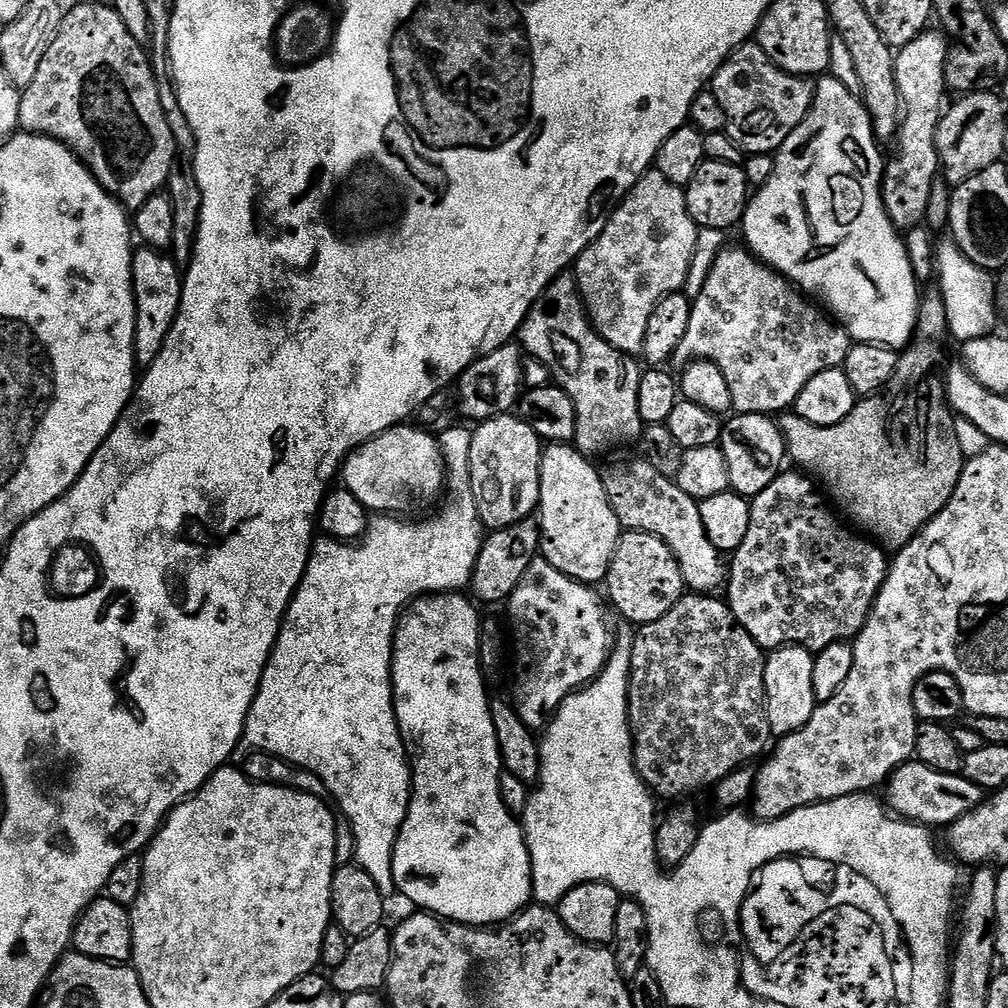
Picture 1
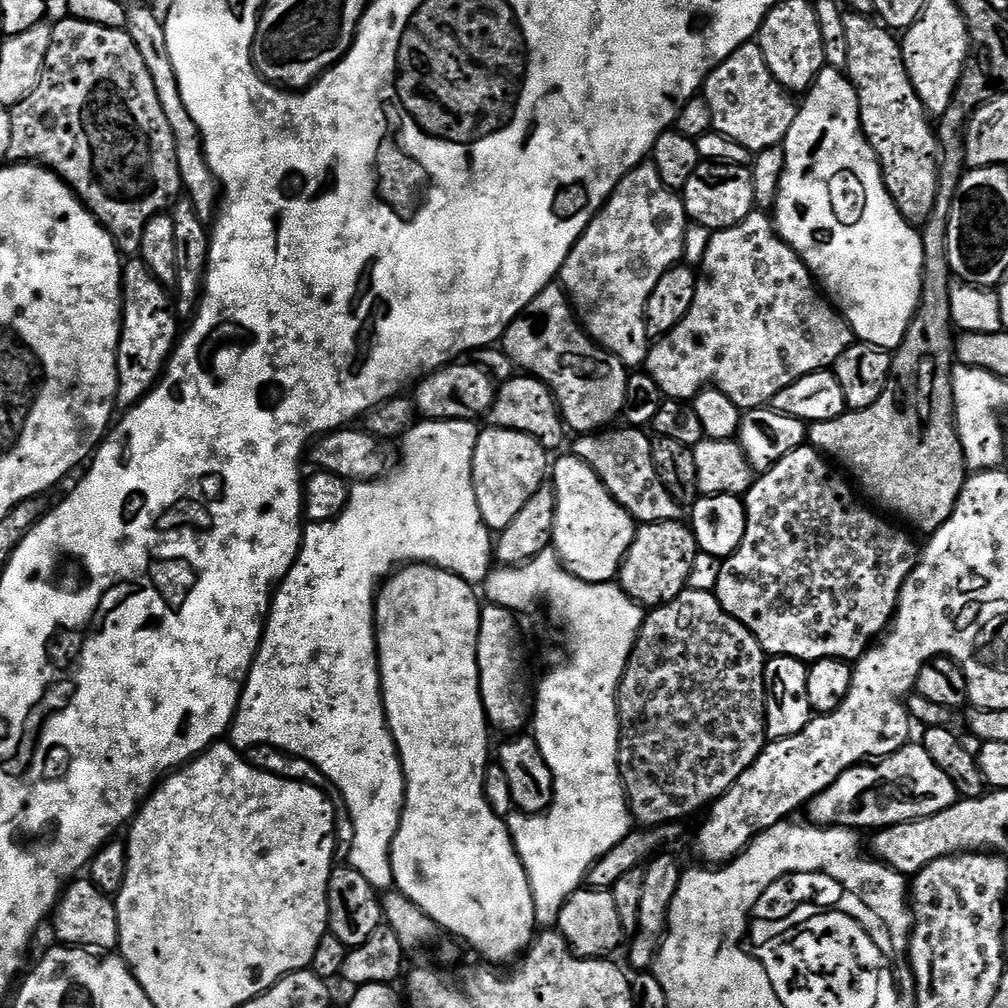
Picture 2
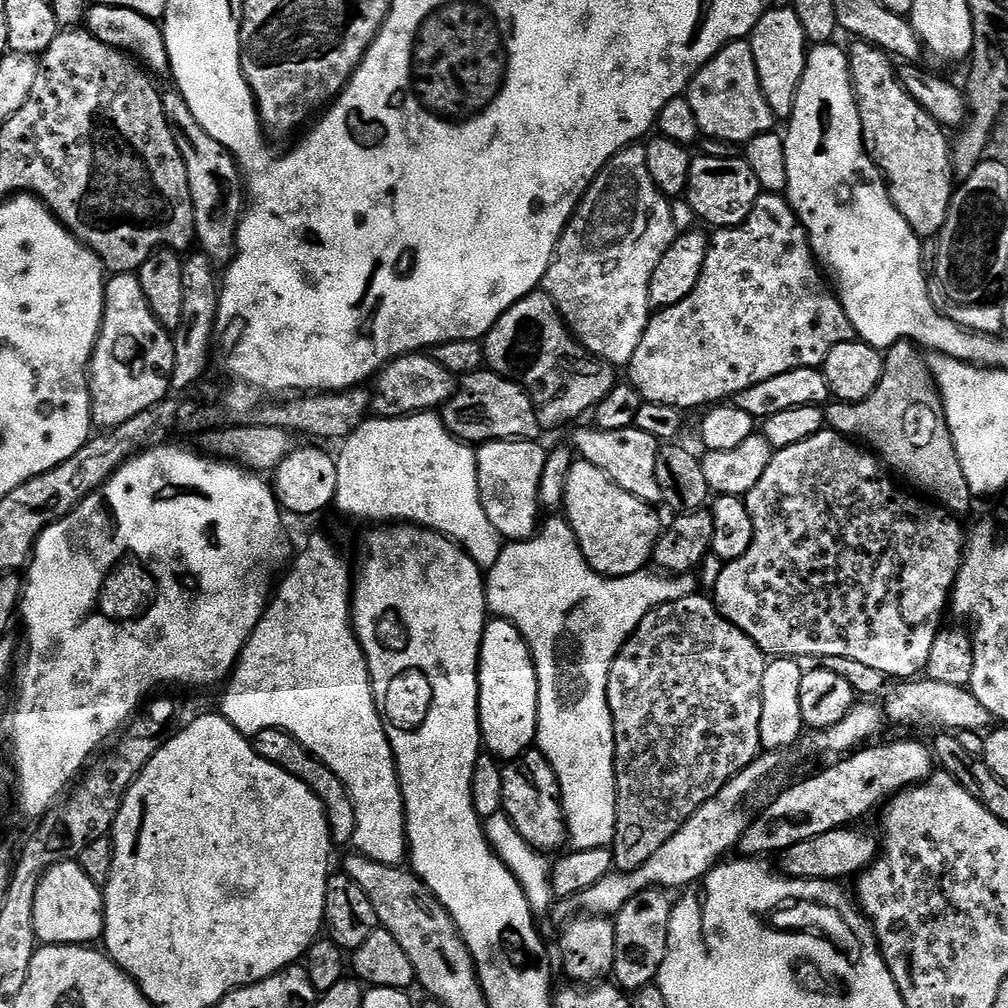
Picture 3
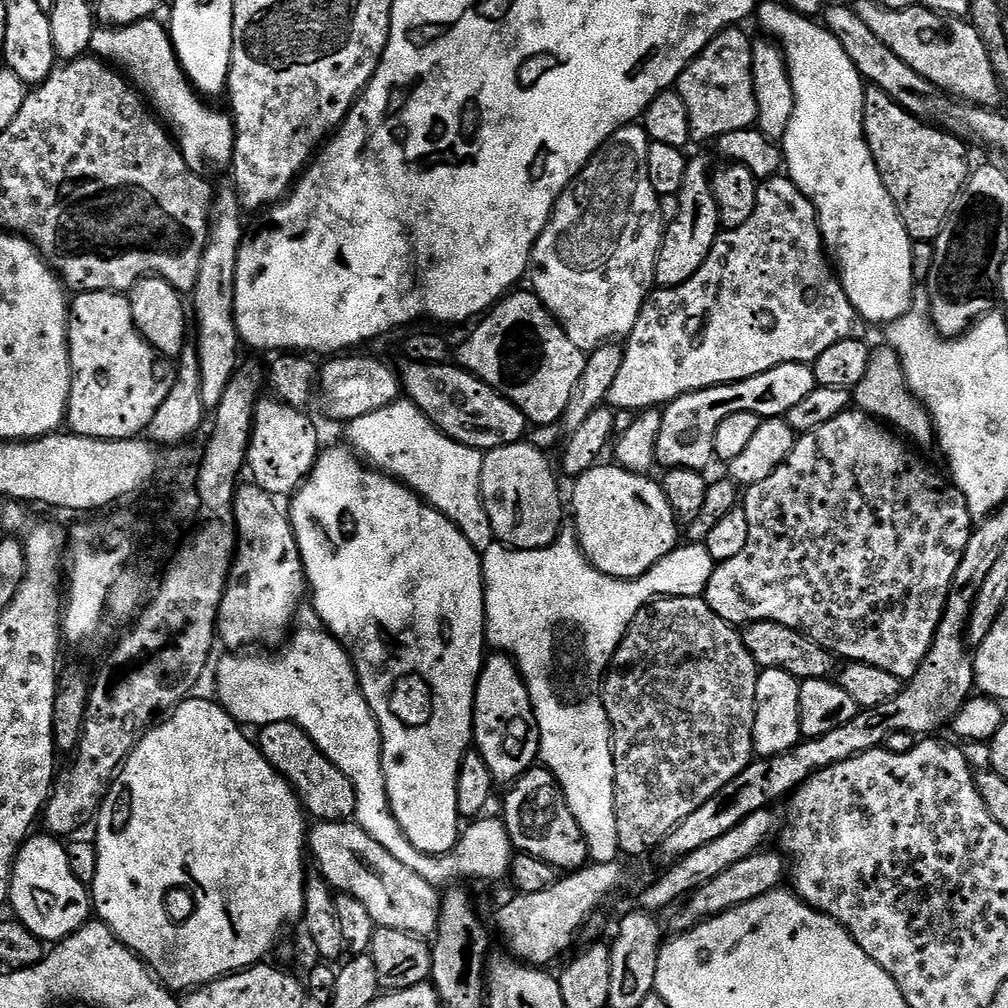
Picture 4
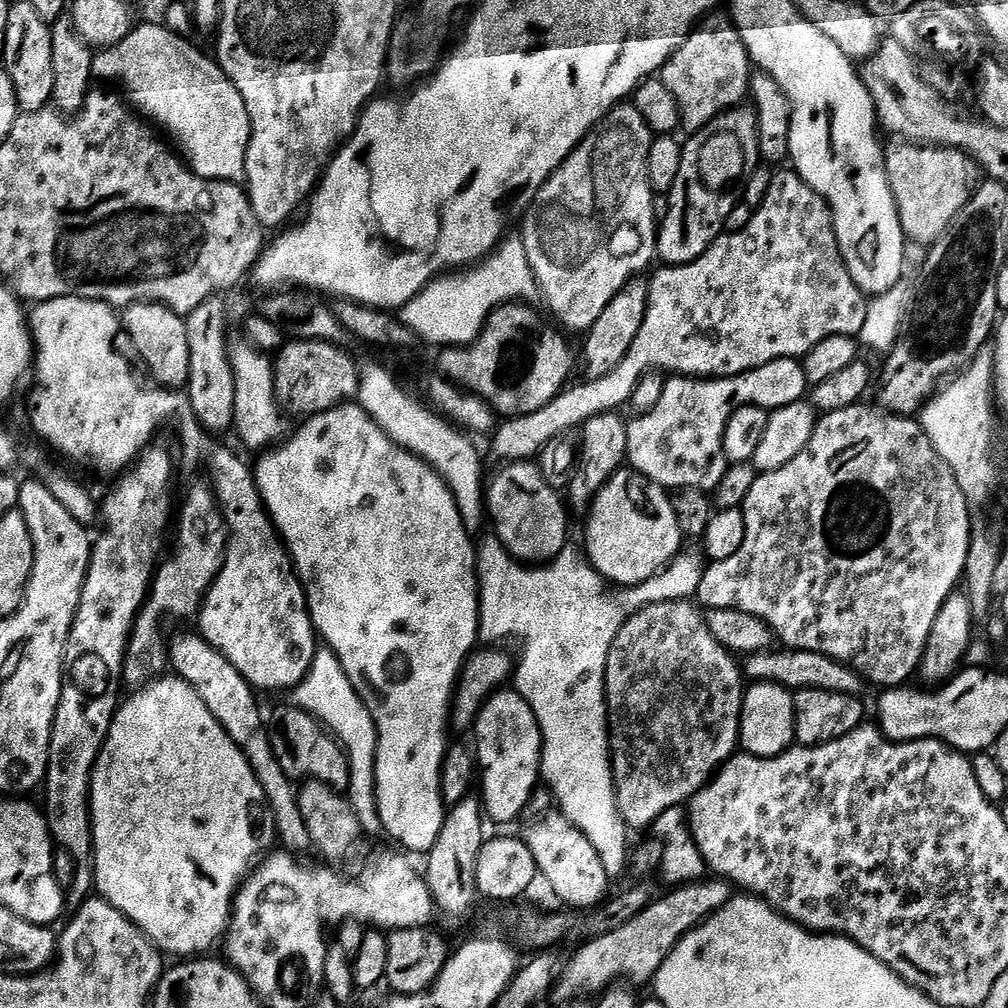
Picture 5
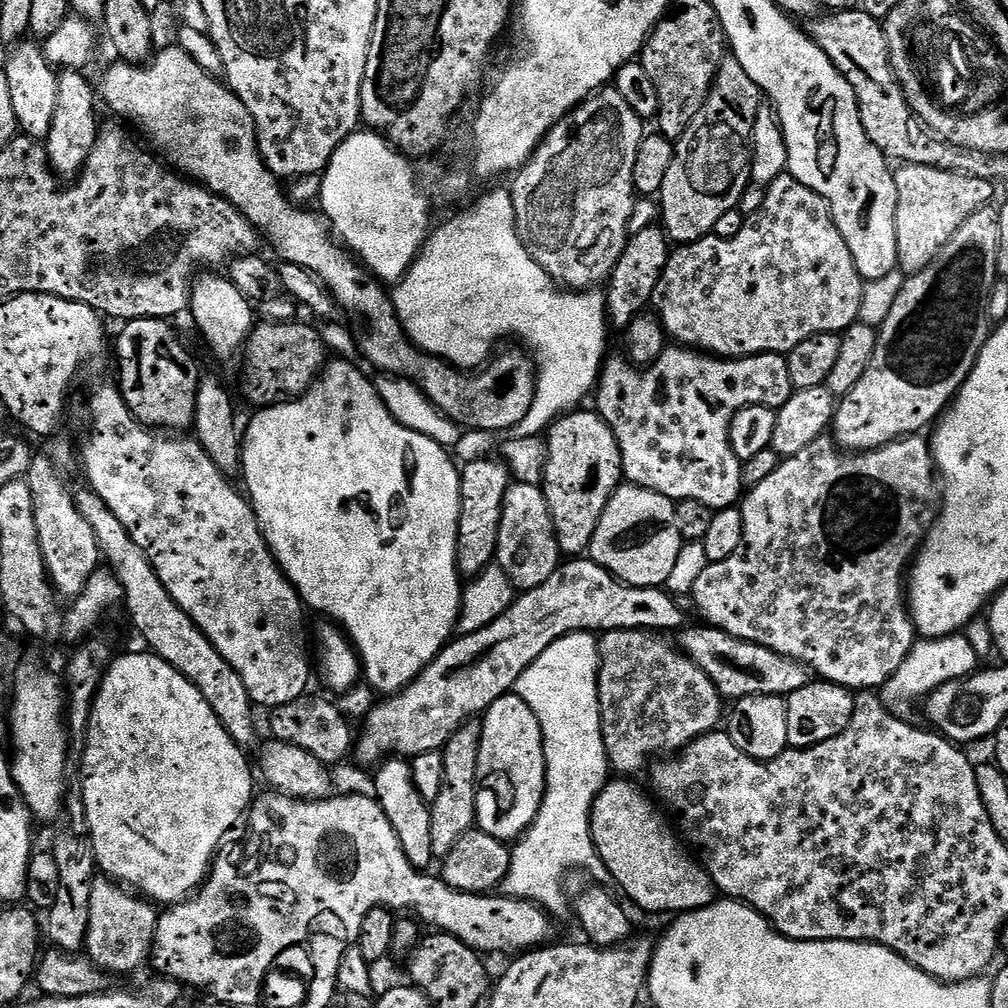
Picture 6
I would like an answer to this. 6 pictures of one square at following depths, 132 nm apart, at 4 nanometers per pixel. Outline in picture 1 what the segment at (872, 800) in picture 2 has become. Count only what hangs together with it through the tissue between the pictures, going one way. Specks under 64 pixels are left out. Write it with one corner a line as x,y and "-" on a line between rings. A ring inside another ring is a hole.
913,758
893,772
886,781
888,800
886,804
897,817
912,821
913,824
947,826
979,808
986,800
983,788
974,786
962,774
942,774
938,770
930,770
930,766

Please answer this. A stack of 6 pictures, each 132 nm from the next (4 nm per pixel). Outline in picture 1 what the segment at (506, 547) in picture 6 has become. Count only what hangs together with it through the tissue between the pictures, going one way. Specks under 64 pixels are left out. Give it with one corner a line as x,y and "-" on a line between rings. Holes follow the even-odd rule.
519,415
496,416
475,425
470,442
470,482
483,527
514,526
529,519
540,506
542,441

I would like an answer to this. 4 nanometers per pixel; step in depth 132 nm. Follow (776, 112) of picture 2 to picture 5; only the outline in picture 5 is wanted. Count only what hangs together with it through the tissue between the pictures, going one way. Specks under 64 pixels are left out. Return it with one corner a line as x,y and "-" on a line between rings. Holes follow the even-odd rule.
709,14
693,27
691,34
678,46
676,53
667,60
660,69
658,78
674,94
674,102
678,102
680,111
680,128
691,134
702,130
714,118
718,118
731,108
739,108
749,99
752,87
754,65
748,56
746,46
742,42
742,34
732,23
731,15

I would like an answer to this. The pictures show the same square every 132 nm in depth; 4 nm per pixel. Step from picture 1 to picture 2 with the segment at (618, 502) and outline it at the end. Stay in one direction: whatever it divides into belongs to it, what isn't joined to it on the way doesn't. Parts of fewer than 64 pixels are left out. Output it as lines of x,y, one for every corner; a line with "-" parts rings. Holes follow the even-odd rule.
620,426
577,435
572,448
570,444
571,455
586,462
586,466
598,474
602,486
606,486
618,504
640,524
680,520
682,506
672,497
670,490
662,486
662,478
658,478
658,470
654,470
652,436
647,431
631,426
616,427

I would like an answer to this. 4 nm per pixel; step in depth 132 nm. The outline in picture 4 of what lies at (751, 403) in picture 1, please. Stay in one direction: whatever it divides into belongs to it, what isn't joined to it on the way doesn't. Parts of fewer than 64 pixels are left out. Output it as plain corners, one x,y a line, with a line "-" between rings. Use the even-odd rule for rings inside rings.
777,174
768,179
759,181
758,202
754,214
742,226
721,231
717,236
706,262
686,282
682,282
673,288
657,287
645,300
638,318
634,322
632,331
626,337
623,345
624,357
622,358
622,370
614,378
614,386
610,386
610,394
607,403
616,410
627,410
633,414
646,408
660,408
679,396
685,396
698,390
706,390
723,384
733,384
746,378
754,378
754,374
766,374
766,370
774,370
774,366
783,364
807,364
816,363
818,354
830,350
834,342
839,340
864,340
864,317
856,314
856,307
850,302
844,285
841,284
839,275
834,271
824,247
824,237
820,235
820,222
816,218
816,207
810,202
802,190
787,175

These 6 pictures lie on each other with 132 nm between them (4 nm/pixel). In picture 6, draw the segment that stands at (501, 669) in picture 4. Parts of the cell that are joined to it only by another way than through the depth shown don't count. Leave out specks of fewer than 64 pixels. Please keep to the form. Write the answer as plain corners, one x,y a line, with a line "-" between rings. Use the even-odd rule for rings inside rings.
518,694
498,698
483,713
482,738
478,754
478,784
476,786
476,824
479,831
490,834
505,842
516,842
523,837
529,826
536,820
540,804
544,800
544,739
538,726
538,718

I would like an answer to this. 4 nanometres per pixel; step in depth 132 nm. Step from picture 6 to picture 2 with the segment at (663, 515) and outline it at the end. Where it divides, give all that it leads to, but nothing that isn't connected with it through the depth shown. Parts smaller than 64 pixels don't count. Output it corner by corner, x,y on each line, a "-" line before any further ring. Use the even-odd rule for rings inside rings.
571,454
550,468
550,483
556,492
552,547
570,574
595,584
613,583
636,537
638,522
602,486
598,474

